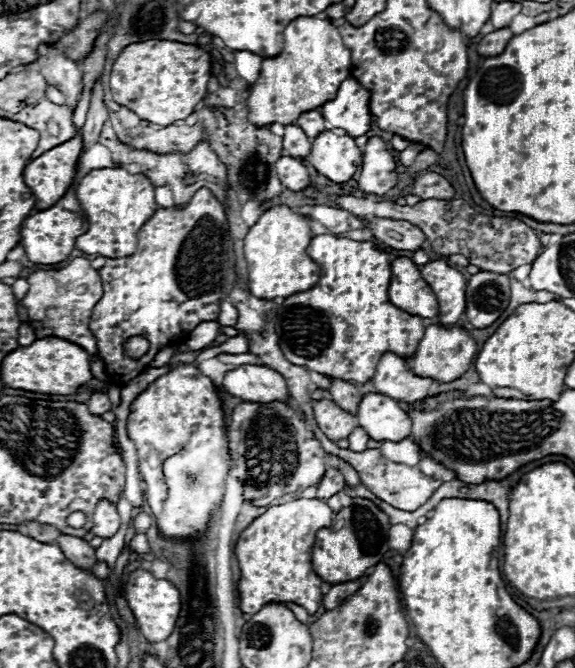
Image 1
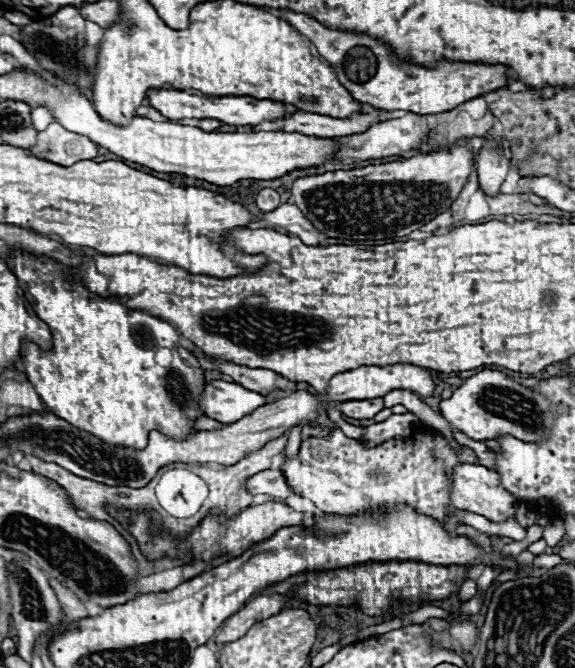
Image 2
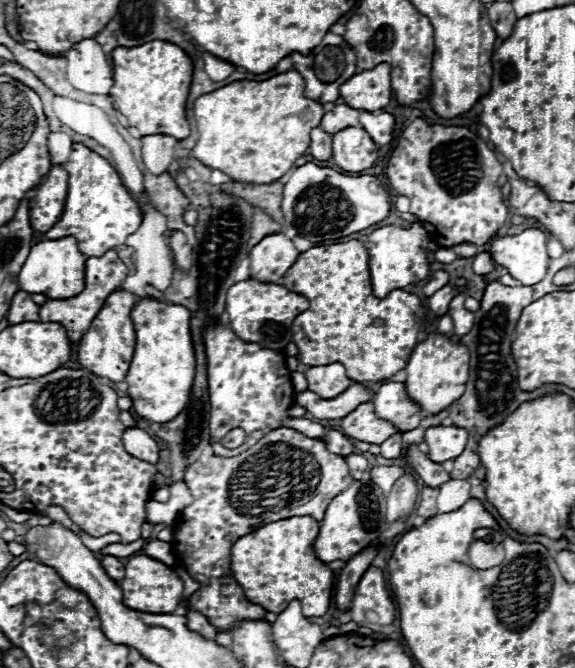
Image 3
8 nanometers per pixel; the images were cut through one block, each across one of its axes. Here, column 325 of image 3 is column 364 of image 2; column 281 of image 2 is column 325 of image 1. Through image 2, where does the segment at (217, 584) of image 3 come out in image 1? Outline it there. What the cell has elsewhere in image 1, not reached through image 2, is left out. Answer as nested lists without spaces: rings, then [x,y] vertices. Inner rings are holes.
[[[240,402],[228,426],[230,438],[230,474],[244,484],[244,498],[256,506],[270,506],[284,494],[302,492],[320,482],[324,466],[324,450],[308,430],[300,414],[286,402]]]

